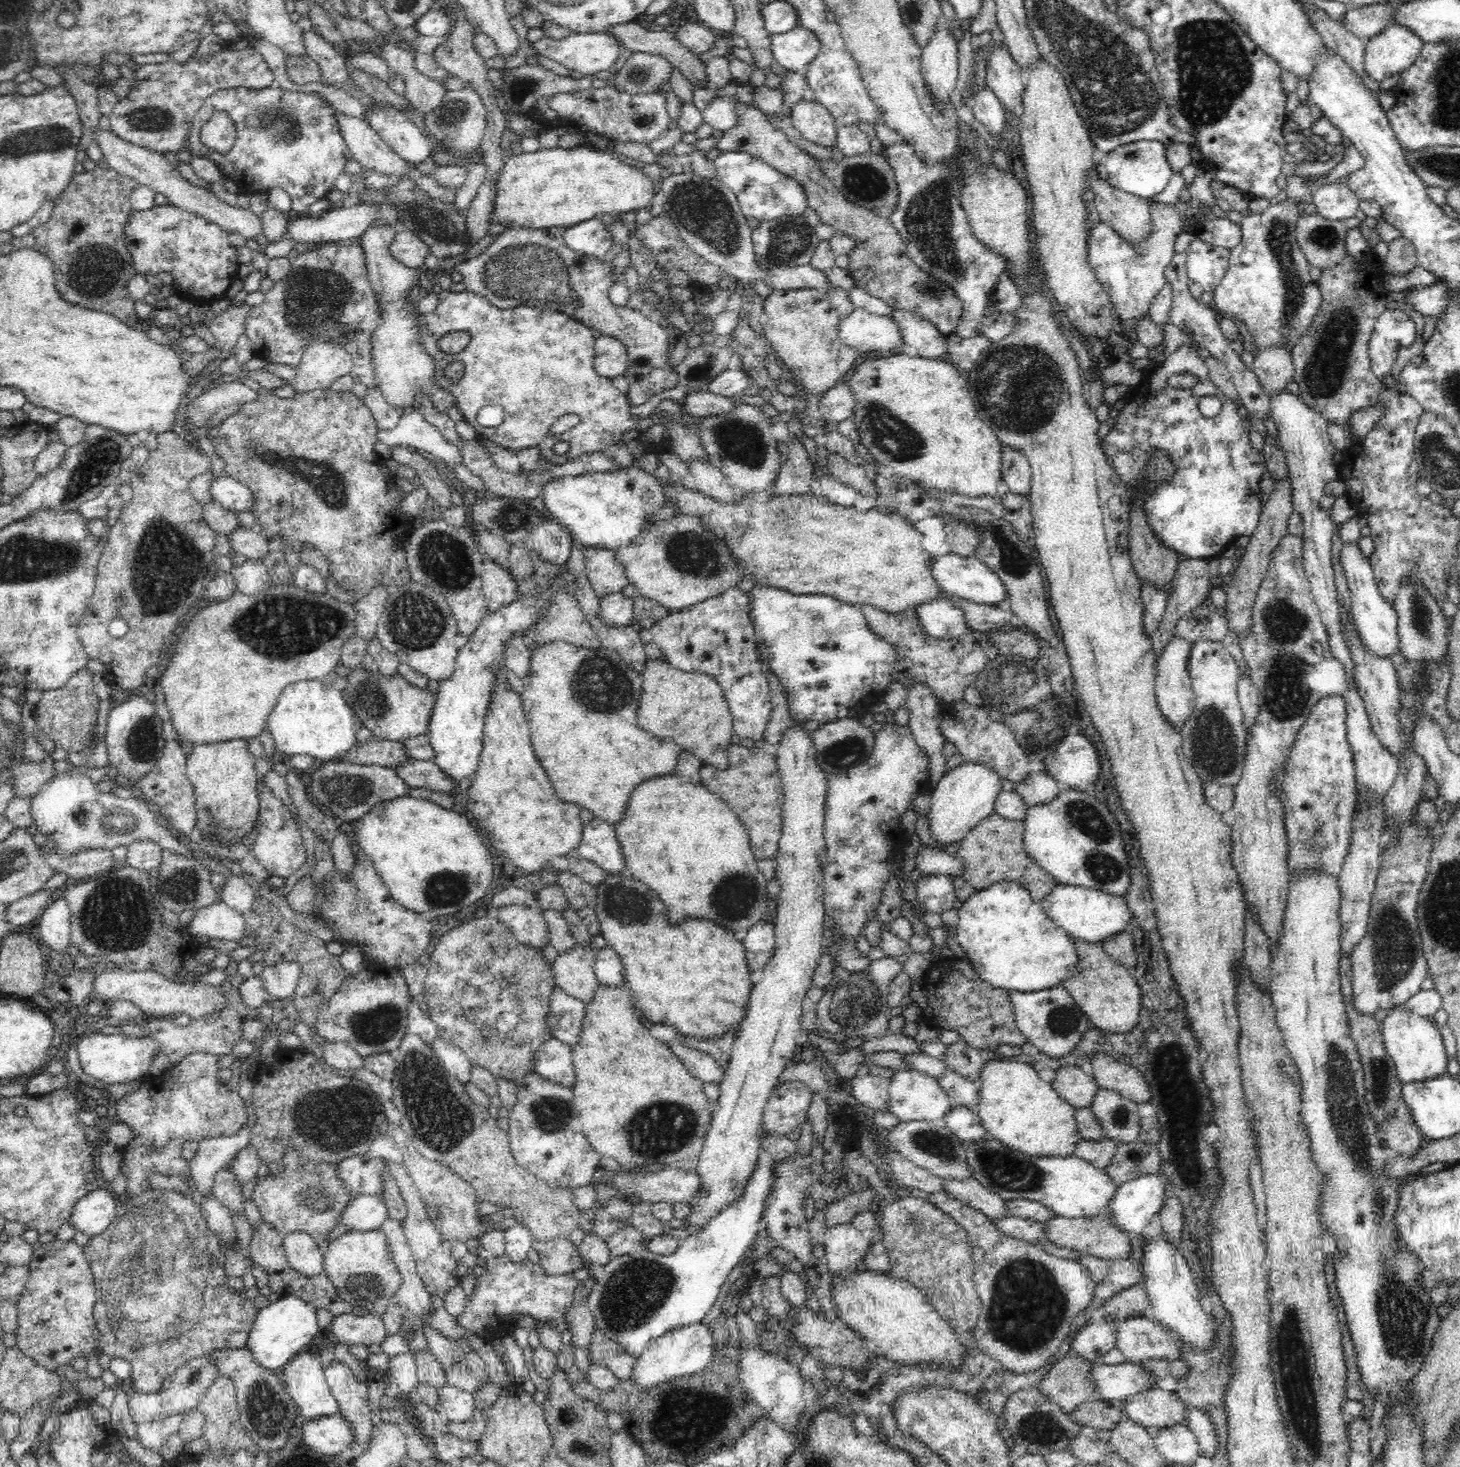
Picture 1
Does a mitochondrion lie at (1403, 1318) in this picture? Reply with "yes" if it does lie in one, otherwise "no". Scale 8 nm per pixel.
yes

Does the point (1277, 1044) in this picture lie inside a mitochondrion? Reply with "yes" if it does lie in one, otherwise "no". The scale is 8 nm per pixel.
no

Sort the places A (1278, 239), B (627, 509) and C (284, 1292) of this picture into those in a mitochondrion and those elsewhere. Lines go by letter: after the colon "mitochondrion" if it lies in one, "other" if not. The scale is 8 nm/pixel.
A: mitochondrion
B: other
C: other

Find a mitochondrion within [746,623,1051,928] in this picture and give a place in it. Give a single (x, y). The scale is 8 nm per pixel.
(849, 749)

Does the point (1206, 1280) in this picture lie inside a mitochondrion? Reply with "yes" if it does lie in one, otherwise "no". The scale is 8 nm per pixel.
no

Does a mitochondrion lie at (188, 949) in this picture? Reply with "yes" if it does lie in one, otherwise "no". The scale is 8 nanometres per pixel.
no

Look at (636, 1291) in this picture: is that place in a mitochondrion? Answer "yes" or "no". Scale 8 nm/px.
yes

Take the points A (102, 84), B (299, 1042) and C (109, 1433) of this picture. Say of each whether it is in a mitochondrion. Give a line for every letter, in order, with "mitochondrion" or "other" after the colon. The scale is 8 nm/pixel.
A: other
B: other
C: other

